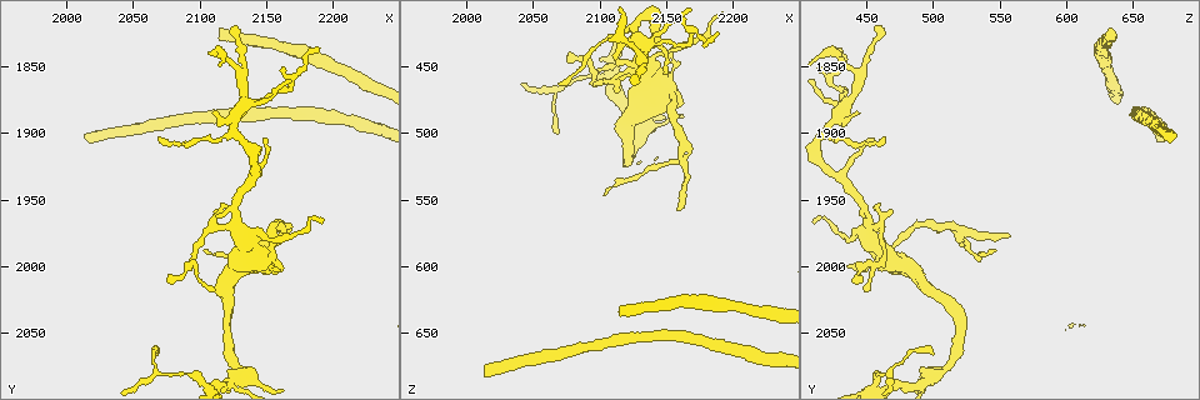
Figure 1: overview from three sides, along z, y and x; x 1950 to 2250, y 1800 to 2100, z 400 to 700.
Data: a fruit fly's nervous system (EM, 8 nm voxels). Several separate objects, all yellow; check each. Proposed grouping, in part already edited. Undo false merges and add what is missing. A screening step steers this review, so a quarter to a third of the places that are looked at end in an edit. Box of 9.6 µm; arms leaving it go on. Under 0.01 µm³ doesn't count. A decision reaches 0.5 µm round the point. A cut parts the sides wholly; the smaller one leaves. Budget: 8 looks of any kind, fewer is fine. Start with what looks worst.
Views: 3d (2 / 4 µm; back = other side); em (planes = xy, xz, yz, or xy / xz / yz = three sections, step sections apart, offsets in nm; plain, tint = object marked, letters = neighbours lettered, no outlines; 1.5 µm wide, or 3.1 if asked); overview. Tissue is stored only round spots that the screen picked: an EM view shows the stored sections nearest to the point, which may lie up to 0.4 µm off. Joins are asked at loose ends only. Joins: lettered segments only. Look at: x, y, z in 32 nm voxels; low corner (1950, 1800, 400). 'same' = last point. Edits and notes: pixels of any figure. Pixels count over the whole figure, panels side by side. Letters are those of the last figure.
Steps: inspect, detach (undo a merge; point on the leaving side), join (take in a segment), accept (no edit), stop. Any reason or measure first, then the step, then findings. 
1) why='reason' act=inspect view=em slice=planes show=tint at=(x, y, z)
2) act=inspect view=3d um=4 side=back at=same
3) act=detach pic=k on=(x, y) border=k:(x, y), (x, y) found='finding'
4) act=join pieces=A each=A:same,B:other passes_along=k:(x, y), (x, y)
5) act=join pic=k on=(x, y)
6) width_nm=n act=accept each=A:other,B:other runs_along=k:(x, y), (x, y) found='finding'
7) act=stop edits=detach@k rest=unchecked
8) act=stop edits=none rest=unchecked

why='an open end' act=inspect view=em slice=xy step=4 show=tint at=(2114, 1828, 634)

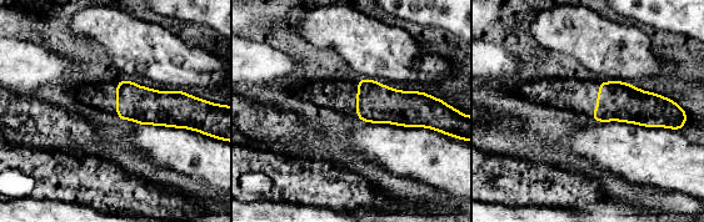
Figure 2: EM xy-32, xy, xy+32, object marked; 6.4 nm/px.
act=inspect view=em slice=planes show=letters at=same

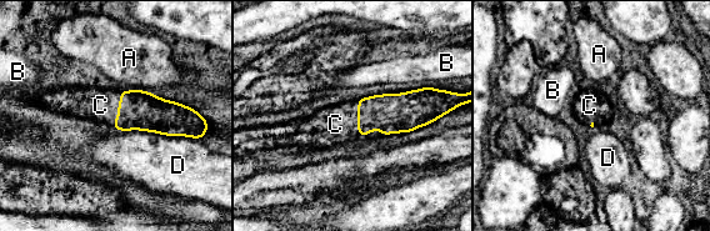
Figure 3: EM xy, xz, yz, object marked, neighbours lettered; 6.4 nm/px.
act=join pieces=C each=A:other,B:other,C:same,D:other passes_along=3:(143, 110), (118, 108), (100, 105) found='it goes on there'

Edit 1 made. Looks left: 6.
act=inspect view=overview

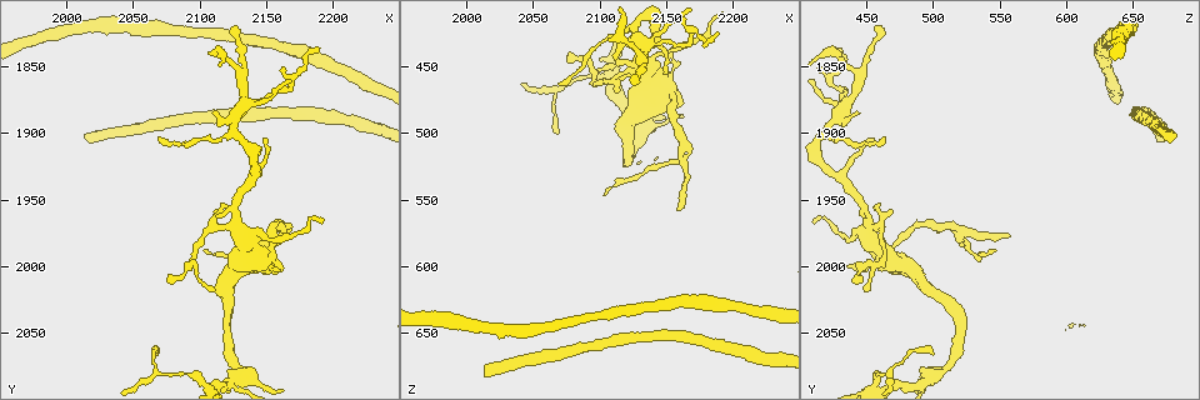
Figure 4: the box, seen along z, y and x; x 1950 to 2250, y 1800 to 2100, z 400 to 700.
why='end of a long branch' act=inspect view=em slice=planes show=letters at=(2014, 1900, 682)

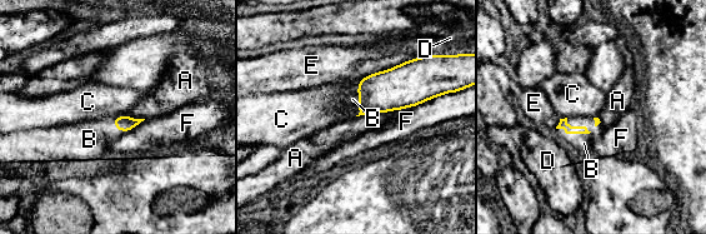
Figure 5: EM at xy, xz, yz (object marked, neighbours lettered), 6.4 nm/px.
act=join pieces=B each=A:other,B:same,C:other,D:other,E:other,F:other passes_along=5:(562, 124), (574, 133), (584, 143) found='it goes on there'

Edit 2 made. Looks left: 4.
why='redraw' act=inspect view=overview

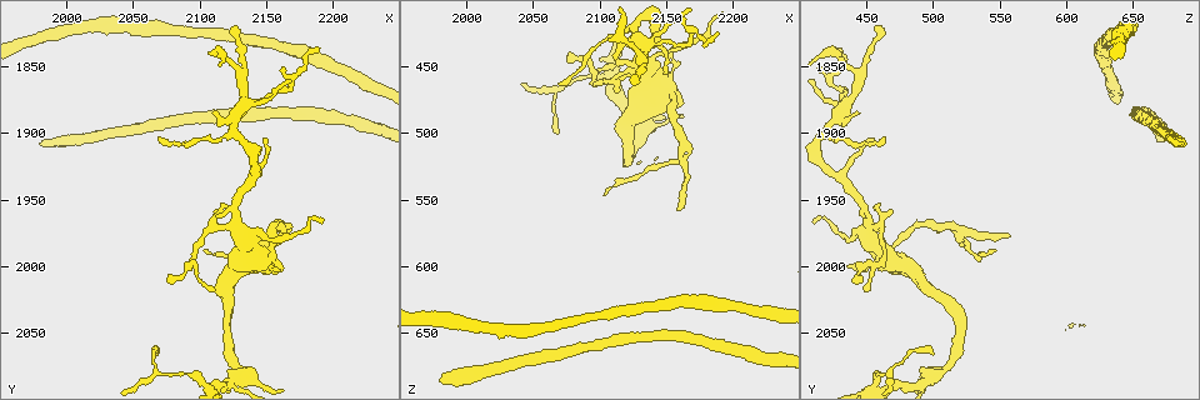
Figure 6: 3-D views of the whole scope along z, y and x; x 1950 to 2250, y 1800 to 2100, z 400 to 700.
why='branch stops here' act=inspect view=3d um=4 at=(2160, 1978, 558)

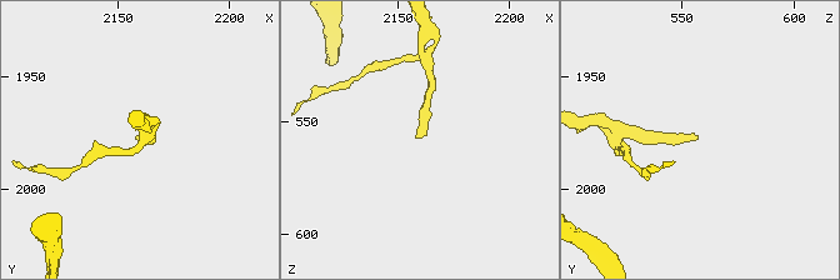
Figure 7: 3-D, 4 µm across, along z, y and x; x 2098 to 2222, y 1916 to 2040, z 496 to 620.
act=inspect view=em slice=xz step=4 show=plain at=(2160, 1978, 557)

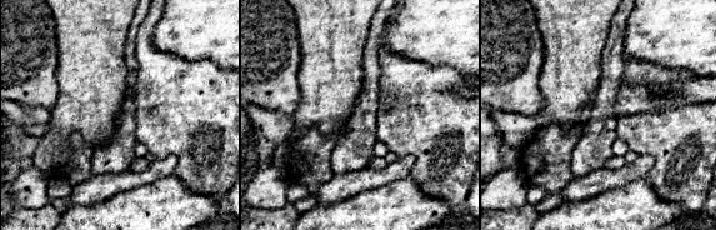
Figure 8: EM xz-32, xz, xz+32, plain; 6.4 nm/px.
why='what lies round it' act=inspect view=em slice=xz step=4 show=letters at=same

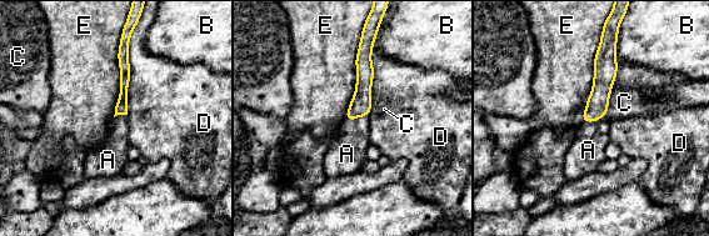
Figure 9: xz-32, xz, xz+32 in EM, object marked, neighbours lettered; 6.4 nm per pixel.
act=join pieces=A each=A:same,B:other,C:other,D:other,E:other passes_along=9:(360, 103), (357, 118), (346, 154) found='it goes on there'

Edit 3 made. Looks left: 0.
act=stop edits=join@3,join@5,join@9 rest=unchecked

